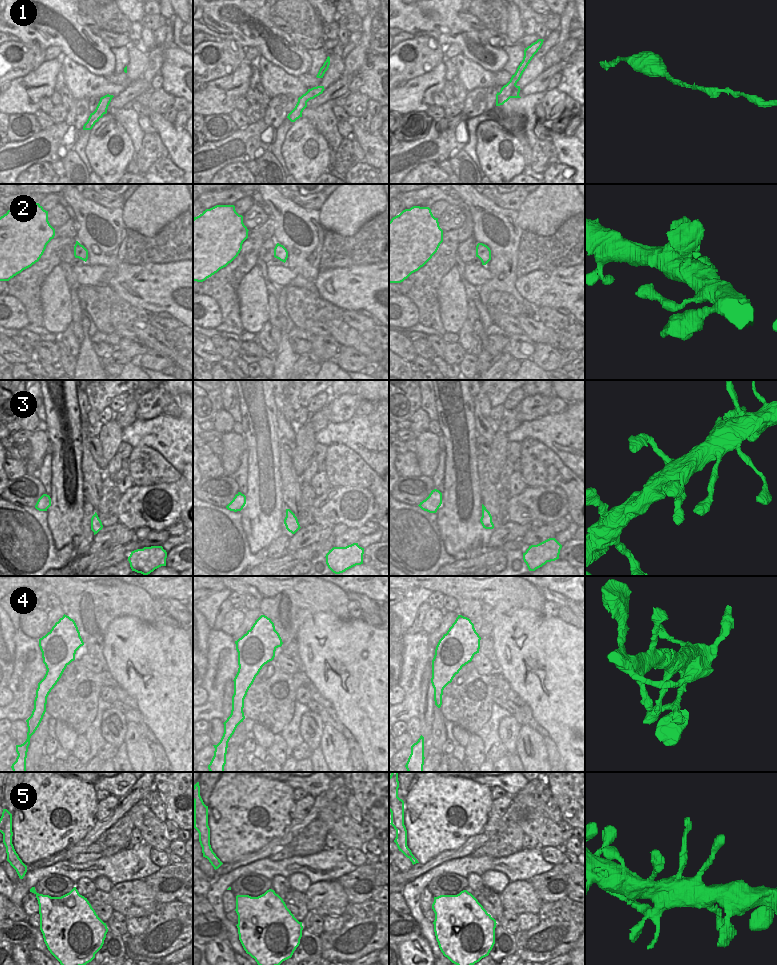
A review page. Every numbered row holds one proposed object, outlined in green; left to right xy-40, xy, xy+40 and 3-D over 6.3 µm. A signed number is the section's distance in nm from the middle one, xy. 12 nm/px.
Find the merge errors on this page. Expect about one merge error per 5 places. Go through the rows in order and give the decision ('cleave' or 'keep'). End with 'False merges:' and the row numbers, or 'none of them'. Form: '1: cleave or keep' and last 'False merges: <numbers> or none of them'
1: keep
2: keep
3: keep
4: keep
5: keep
False merges: none of them

